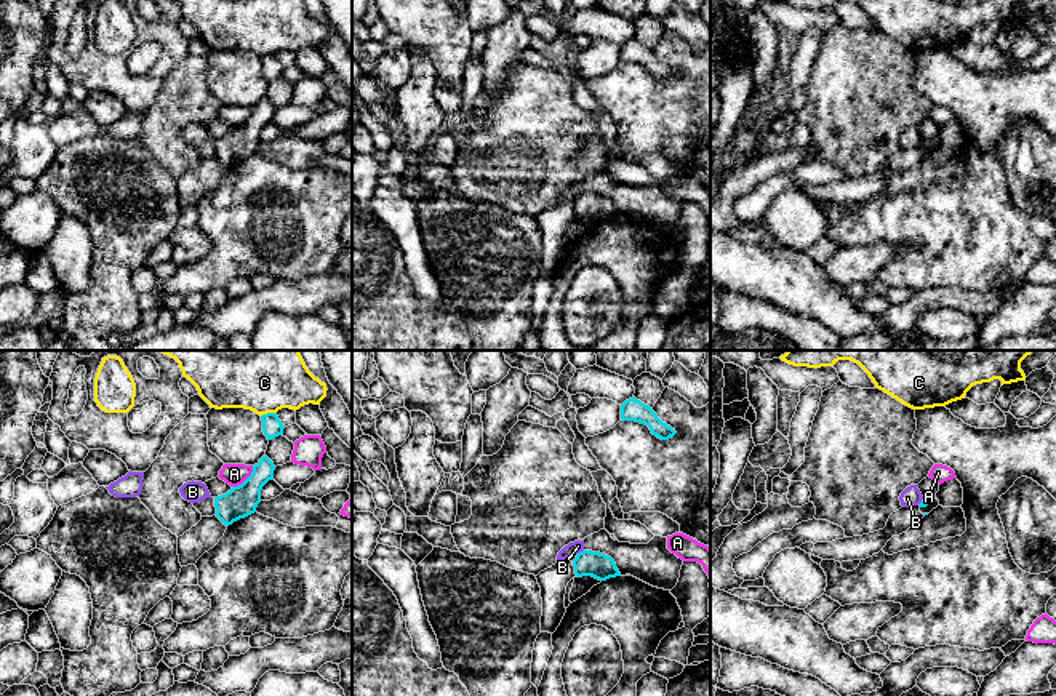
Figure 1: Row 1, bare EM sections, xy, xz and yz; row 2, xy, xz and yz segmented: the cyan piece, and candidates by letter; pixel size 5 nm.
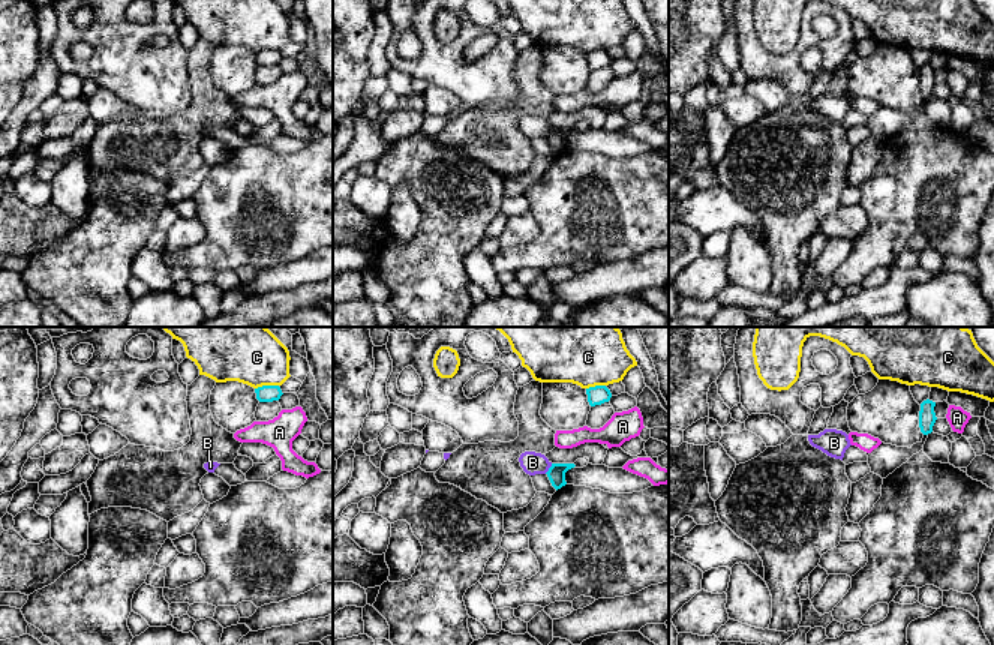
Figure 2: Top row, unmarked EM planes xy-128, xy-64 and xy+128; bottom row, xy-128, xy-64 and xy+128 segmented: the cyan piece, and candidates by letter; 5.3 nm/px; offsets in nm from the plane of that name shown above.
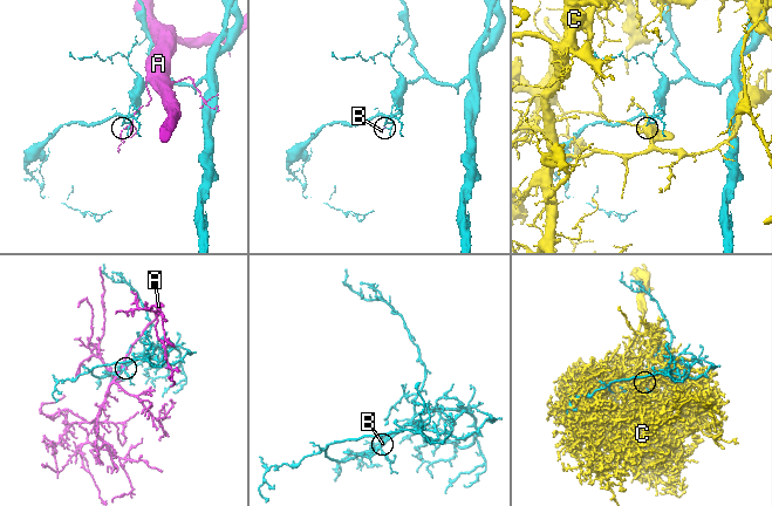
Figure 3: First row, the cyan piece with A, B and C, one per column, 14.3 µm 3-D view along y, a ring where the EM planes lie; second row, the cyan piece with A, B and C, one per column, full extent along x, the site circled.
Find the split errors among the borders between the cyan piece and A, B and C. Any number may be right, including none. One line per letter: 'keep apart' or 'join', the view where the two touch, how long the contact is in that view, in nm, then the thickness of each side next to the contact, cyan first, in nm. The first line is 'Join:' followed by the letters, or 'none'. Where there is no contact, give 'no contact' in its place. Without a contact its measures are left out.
Join: none
A: keep apart; meets cyan in xy; contact 160 nm long; 160 nm thick on the cyan side, 110 nm on the other
B: keep apart; meets cyan in xz; contact 40 nm long; 130 nm thick on the cyan side, 60 nm on the other
C: keep apart; meets cyan in xy; contact 80 nm long; 100 nm thick on the cyan side, 280 nm on the other

